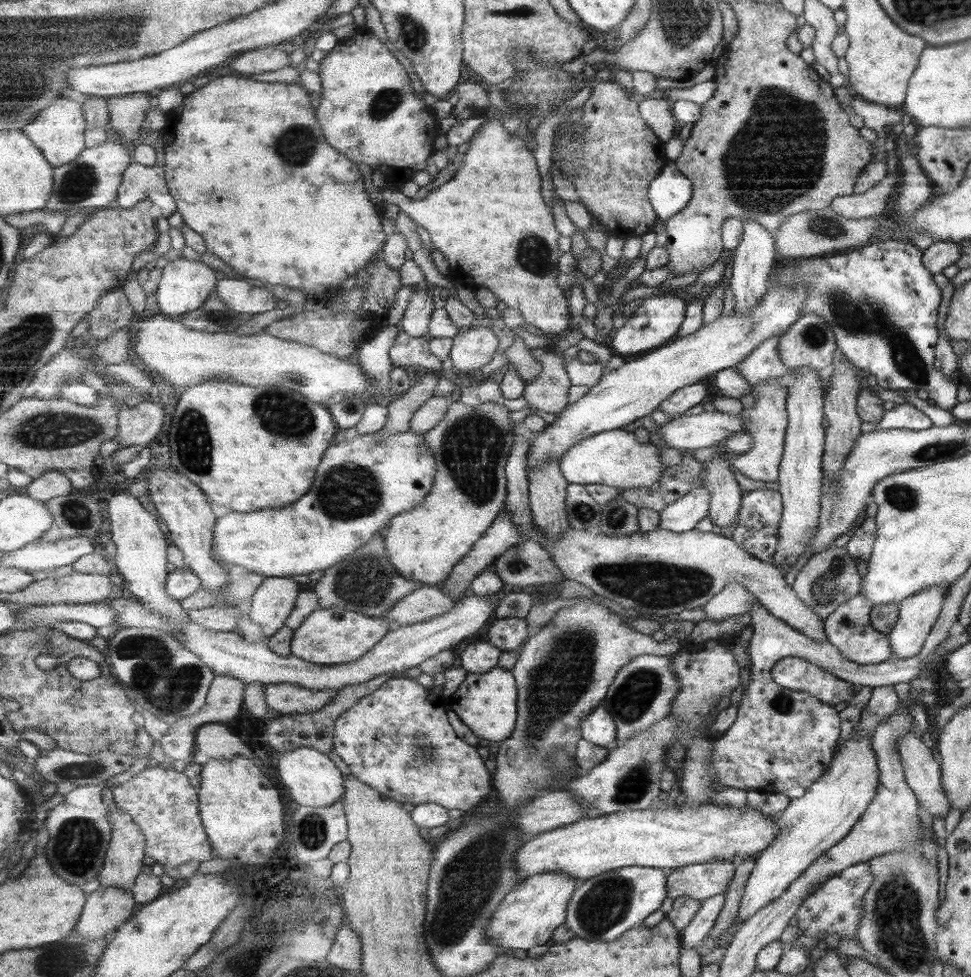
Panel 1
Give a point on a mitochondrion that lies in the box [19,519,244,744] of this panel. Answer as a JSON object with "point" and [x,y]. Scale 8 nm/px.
{"point":[170,687]}

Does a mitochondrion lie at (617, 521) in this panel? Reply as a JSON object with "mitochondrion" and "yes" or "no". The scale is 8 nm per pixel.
{"mitochondrion":"yes"}

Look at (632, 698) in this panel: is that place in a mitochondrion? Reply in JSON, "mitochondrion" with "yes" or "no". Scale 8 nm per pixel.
{"mitochondrion":"yes"}

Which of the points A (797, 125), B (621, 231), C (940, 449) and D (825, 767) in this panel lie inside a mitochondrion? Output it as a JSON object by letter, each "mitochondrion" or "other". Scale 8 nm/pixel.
{"A":"mitochondrion","B":"other","C":"mitochondrion","D":"other"}

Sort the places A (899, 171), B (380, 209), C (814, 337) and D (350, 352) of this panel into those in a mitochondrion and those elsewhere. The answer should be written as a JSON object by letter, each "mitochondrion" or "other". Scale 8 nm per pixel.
{"A":"other","B":"other","C":"mitochondrion","D":"other"}

